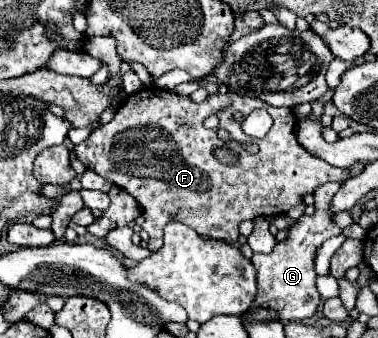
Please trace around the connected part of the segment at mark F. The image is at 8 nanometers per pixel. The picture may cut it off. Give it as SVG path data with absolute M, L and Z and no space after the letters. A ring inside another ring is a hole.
M151 86L135 94L129 94L121 102L121 106L115 112L115 118L109 124L95 128L85 142L75 146L75 156L85 164L85 168L97 172L105 180L127 190L141 204L143 216L145 216L143 230L149 234L147 244L151 252L157 252L161 248L163 228L171 220L191 226L199 236L207 236L213 240L225 240L233 244L239 238L239 224L243 220L285 214L289 208L303 204L303 196L313 194L317 186L327 184L327 182L343 184L347 178L351 178L351 170L331 166L325 160L309 154L295 138L295 124L297 124L297 116L289 108L273 108L259 98L249 98L249 96L239 96L235 92L227 92L227 94L213 94L205 102L195 104L187 96L179 96L175 92L167 92L167 90ZM255 108L263 108L273 116L273 128L263 140L257 140L259 152L251 154L243 150L241 146L229 146L239 154L239 162L235 166L221 164L213 156L213 150L227 142L221 142L217 130L205 130L203 120L217 114L221 120L221 128L229 136L233 136L235 126L241 126L241 122L233 122L231 116L235 112L241 112L247 116Z

